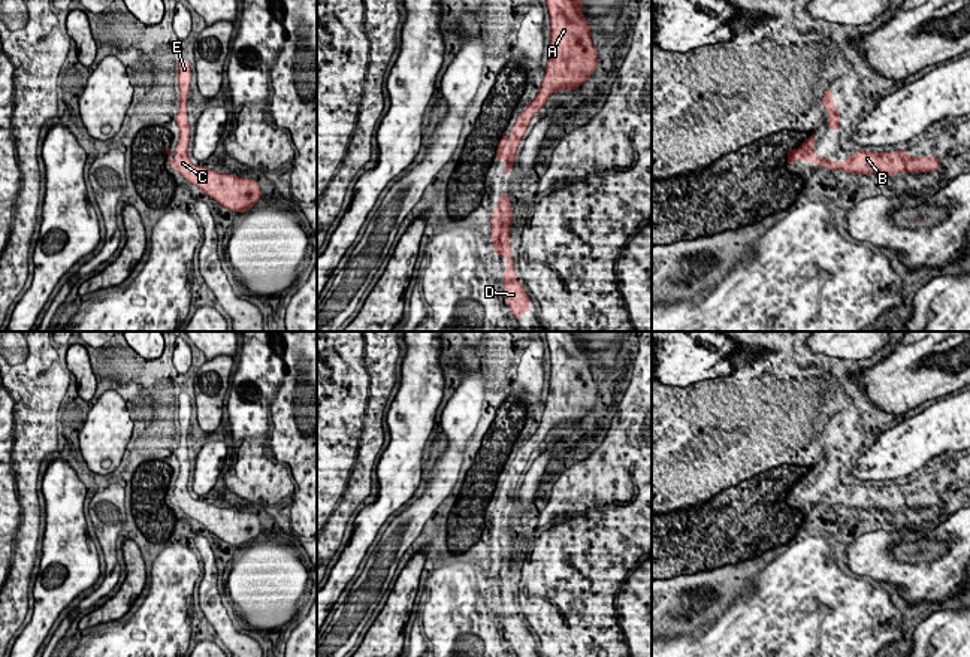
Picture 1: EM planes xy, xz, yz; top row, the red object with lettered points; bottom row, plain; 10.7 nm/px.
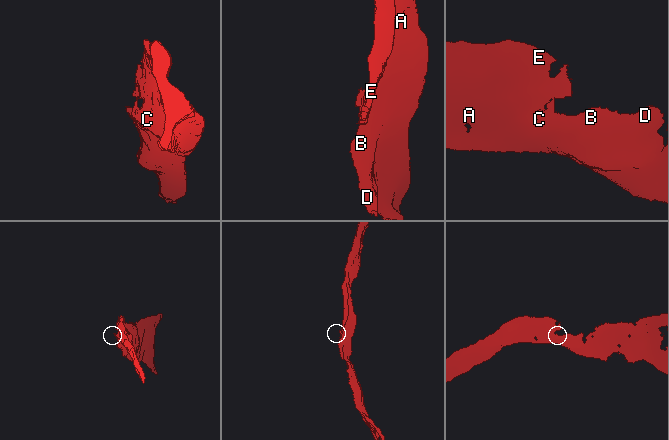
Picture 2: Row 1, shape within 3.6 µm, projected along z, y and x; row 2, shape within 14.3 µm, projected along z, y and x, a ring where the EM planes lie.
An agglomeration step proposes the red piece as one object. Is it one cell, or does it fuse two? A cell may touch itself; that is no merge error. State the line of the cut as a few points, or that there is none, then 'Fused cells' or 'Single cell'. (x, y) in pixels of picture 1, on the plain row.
No split. Single cell

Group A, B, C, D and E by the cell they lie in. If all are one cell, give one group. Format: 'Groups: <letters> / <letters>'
Groups: A B C D E

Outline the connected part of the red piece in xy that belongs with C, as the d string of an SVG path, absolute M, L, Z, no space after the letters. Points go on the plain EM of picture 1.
M187 393L178 397L178 423L179 423L179 445L175 455L179 461L179 475L175 484L175 494L170 494L170 484L166 484L167 499L175 506L181 508L190 518L200 523L205 529L214 533L221 541L239 548L256 541L262 532L260 520L256 514L239 512L227 508L218 508L211 503L203 503L190 496L188 476L190 458L187 449L187 430L190 426L191 403Z

